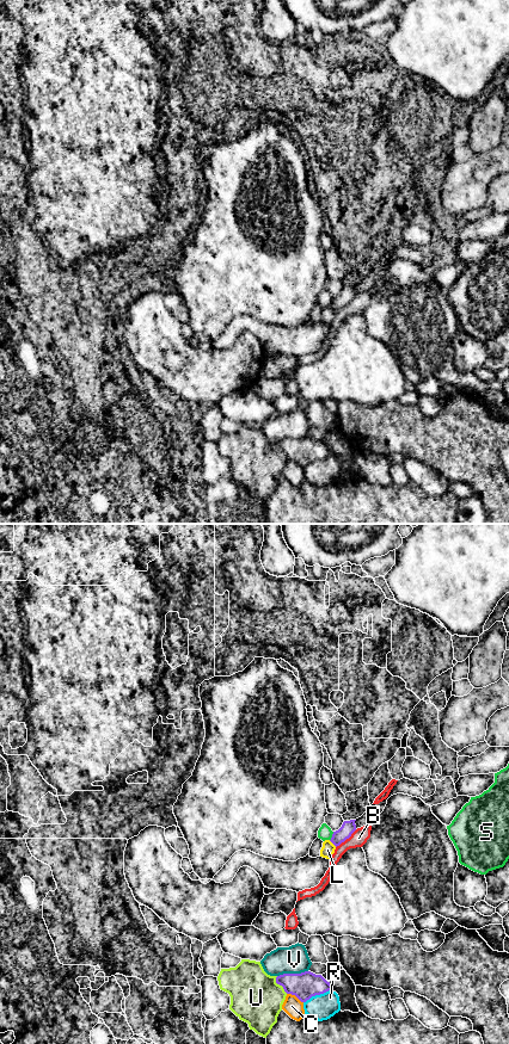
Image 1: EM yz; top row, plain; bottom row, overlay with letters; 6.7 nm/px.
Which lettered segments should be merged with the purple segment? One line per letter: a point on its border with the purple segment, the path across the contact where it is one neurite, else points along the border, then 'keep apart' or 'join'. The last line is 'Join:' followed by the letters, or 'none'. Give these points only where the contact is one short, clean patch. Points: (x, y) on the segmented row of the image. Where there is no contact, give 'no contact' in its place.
B: yz (345, 839) | keep apart
C: yz (295, 995) | keep apart
L: yz (332, 842) | keep apart
R: yz (317, 994) | keep apart
S: yz (332, 836) | keep apart
U: yz (280, 984) | keep apart
V: yz (292, 974) | keep apart
Join: none

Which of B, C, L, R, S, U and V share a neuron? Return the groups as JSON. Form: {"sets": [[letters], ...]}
{"sets": [["B"], ["C"], ["L"], ["R"], ["S"], ["U"], ["V"]]}

